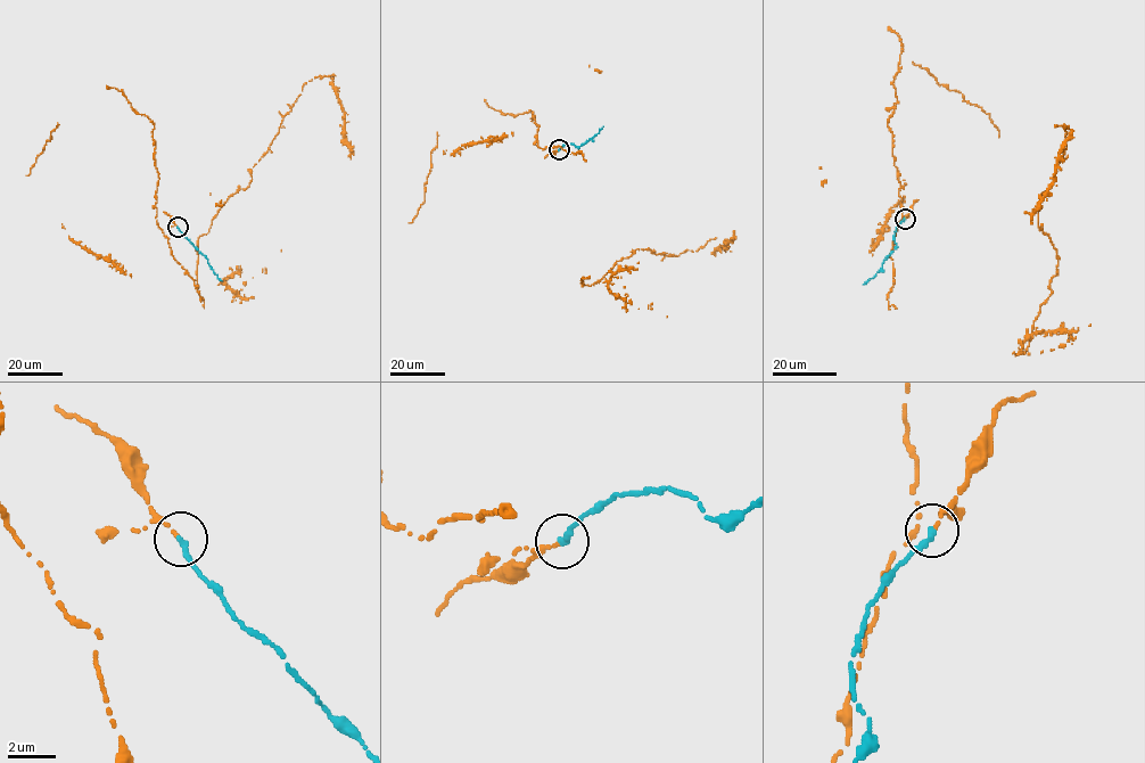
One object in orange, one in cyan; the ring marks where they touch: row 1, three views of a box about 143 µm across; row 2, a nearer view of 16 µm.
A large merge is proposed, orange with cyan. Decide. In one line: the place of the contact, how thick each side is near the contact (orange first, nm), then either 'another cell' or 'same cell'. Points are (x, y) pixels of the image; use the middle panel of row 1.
at (559, 149); 140 nm thick on the orange side, 320 nm on the other; same cell

